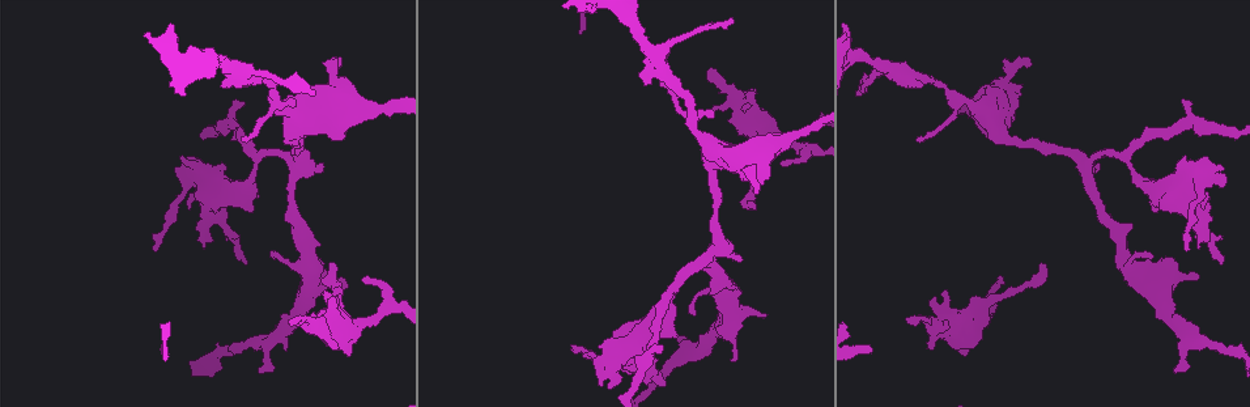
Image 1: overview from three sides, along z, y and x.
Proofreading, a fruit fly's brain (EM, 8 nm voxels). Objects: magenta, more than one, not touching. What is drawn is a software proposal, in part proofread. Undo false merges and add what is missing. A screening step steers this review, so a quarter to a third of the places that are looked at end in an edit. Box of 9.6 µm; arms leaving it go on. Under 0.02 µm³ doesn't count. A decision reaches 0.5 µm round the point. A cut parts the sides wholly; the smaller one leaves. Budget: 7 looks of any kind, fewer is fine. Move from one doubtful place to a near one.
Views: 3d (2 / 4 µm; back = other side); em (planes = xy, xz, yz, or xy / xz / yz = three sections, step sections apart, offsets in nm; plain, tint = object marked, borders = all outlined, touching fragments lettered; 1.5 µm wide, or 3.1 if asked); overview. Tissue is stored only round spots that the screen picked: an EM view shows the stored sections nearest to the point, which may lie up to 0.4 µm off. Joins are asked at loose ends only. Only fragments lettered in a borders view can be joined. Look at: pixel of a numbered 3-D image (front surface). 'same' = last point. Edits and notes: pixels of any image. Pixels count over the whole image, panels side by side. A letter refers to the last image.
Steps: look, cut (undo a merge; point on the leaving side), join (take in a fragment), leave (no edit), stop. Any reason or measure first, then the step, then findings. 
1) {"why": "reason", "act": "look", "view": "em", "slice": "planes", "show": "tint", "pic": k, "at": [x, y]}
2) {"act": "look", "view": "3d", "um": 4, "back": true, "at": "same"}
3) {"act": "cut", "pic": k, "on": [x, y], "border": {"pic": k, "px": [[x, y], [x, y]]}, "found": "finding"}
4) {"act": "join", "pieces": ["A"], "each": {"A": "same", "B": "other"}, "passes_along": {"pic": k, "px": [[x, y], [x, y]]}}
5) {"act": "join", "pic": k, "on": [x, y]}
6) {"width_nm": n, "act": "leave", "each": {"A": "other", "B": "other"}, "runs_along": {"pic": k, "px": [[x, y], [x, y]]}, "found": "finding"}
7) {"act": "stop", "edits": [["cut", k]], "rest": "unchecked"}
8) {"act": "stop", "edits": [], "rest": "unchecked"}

{"why": "sudden change in width", "act": "look", "view": "3d", "um": 4, "pic": 1, "at": [677, 285]}

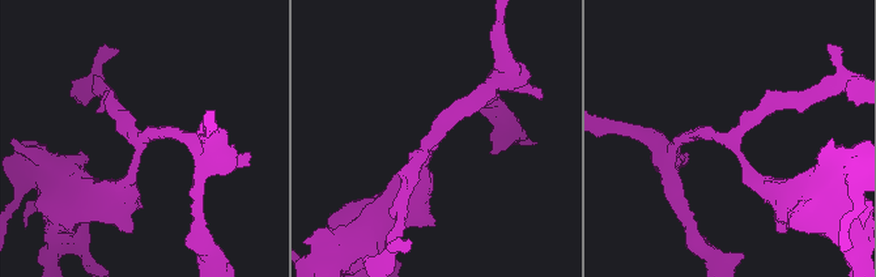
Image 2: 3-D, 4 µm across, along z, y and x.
{"arms": 3, "arm_widths_nm": [200, 220, 220], "act": "look", "view": "em", "slice": "planes", "show": "tint", "pic": 2, "at": [727, 137]}

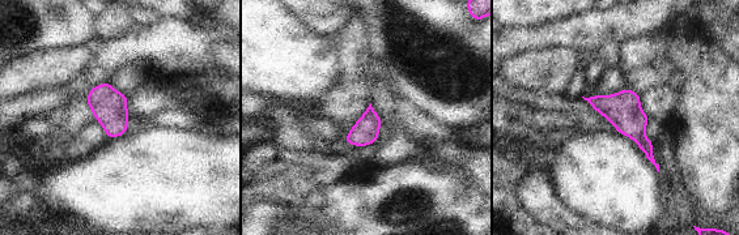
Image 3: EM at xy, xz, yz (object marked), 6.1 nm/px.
{"act": "look", "view": "em", "slice": "planes", "show": "borders", "at": "same"}

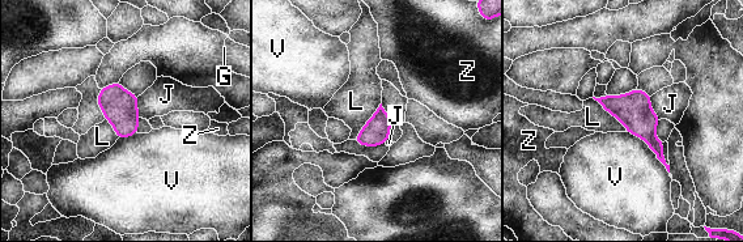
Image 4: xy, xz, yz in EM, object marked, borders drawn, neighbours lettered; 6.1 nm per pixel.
{"act": "leave", "each": {"G": "other", "J": "other", "L": "other", "V": "other", "Z": "other"}, "border": {"pic": 4, "px": [[593, 97], [627, 131]]}, "found": "all the same cell"}

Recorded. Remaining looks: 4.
{"why": "branch stops here", "act": "look", "view": "3d", "um": 4, "pic": 1, "at": [603, 348]}

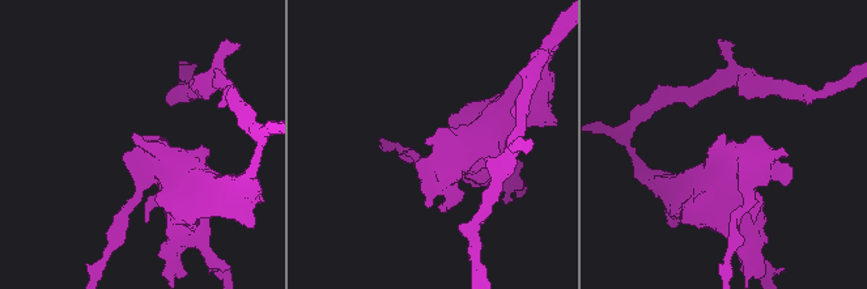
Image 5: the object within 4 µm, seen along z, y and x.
{"act": "look", "view": "em", "slice": "planes", "show": "borders", "pic": 5, "at": [725, 135]}

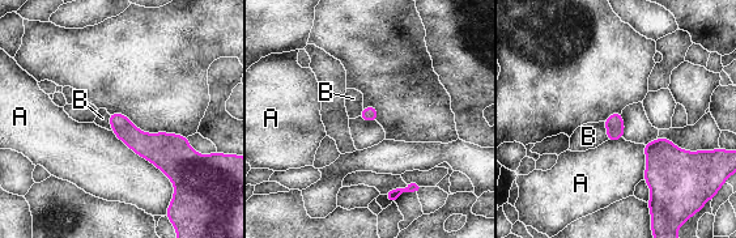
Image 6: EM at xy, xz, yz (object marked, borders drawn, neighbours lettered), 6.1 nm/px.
{"act": "leave", "each": {"A": "other", "B": "other"}, "border": {"pic": 6, "px": [[603, 122], [607, 130], [607, 140]]}, "found": "none of them fits"}

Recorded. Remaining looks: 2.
{"act": "look", "view": "em", "slice": "yz", "step": 4, "show": "tint", "pic": 1, "at": [992, 306]}

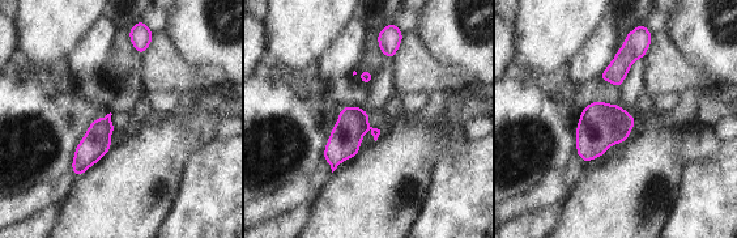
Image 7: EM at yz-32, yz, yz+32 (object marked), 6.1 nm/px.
{"act": "look", "view": "em", "slice": "yz", "step": 4, "show": "borders", "at": "same"}

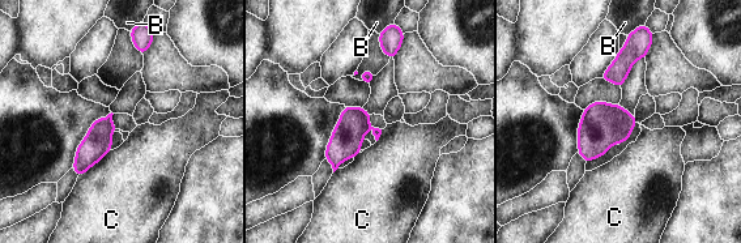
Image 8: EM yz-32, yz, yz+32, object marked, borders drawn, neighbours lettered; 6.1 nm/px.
{"act": "leave", "each": {"B": "other", "C": "other"}, "found": "one cell here"}

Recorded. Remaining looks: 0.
{"act": "stop", "edits": [], "rest": "unchecked"}

